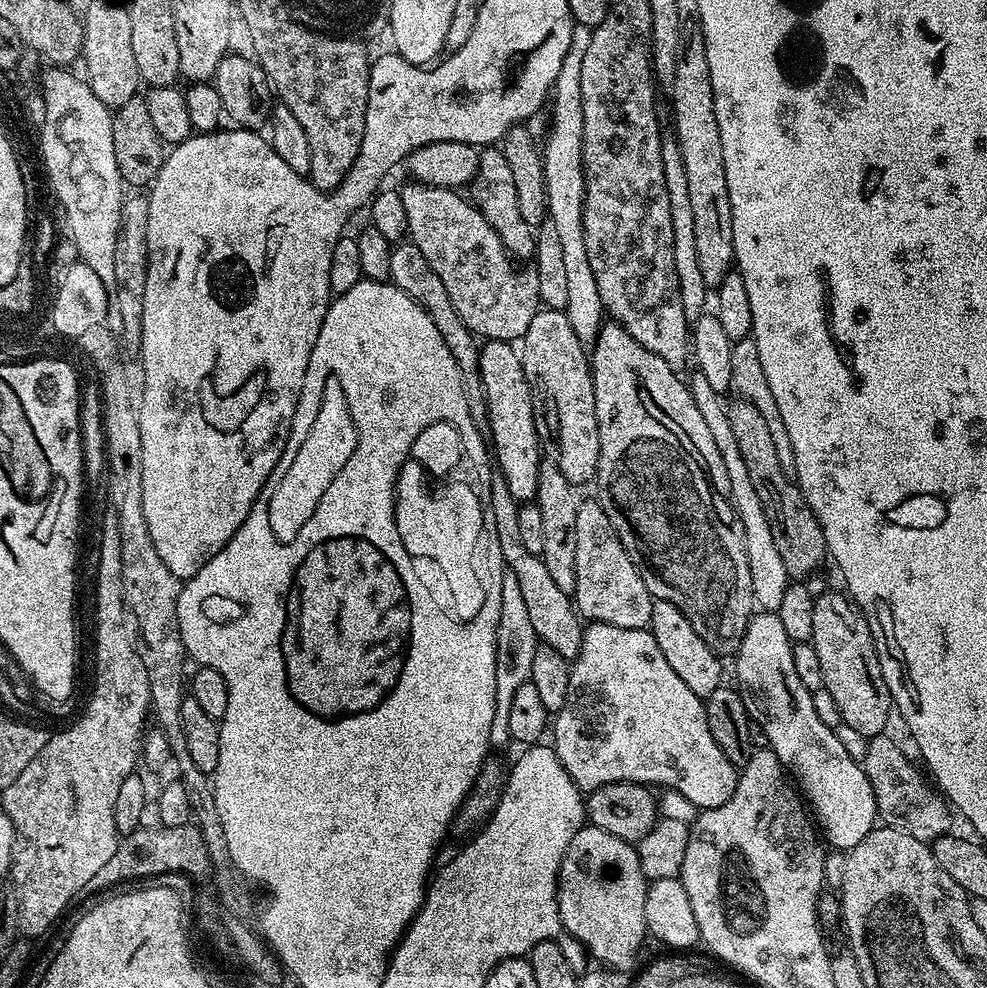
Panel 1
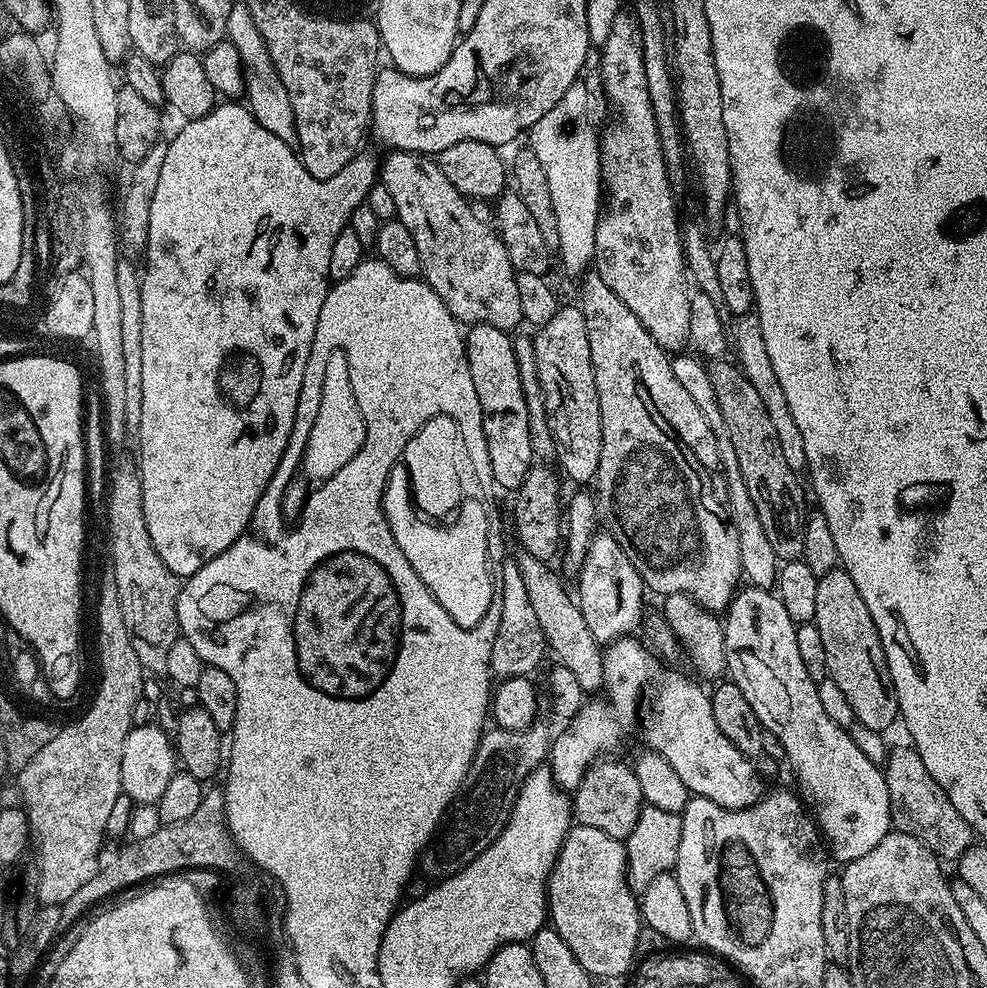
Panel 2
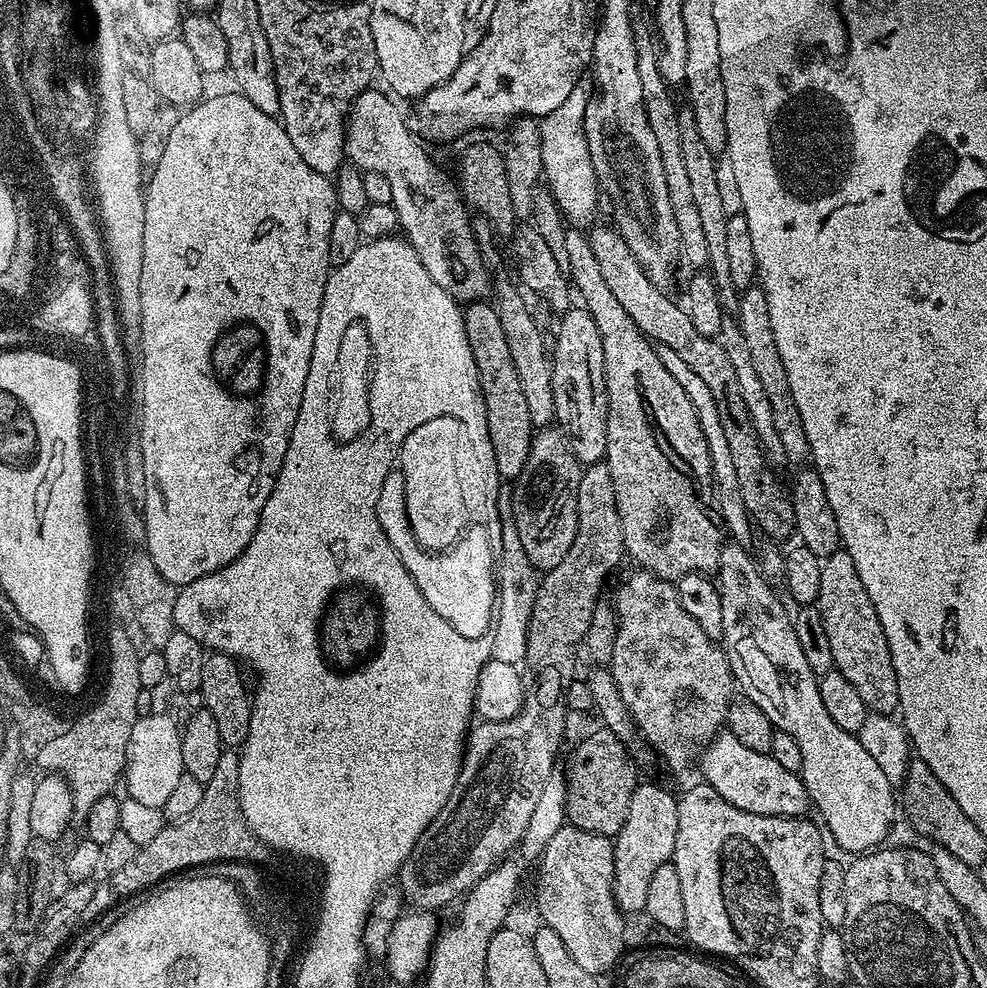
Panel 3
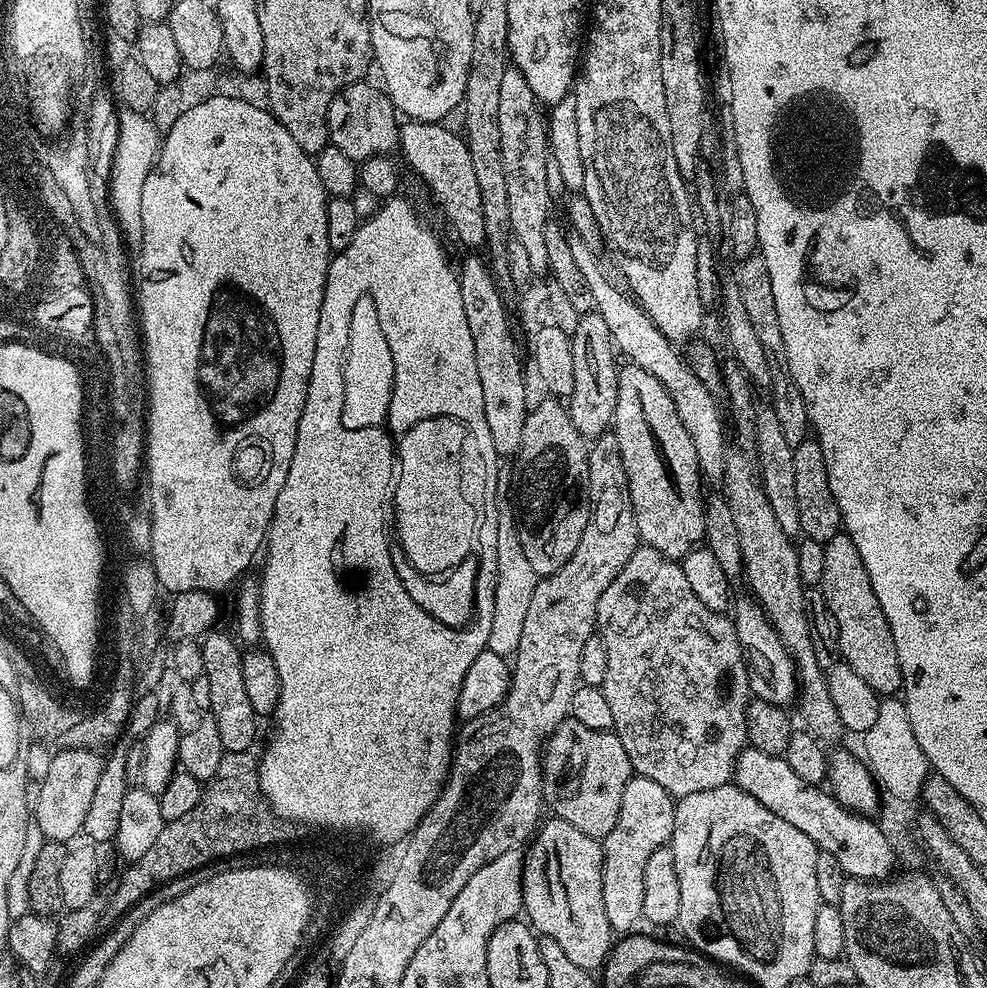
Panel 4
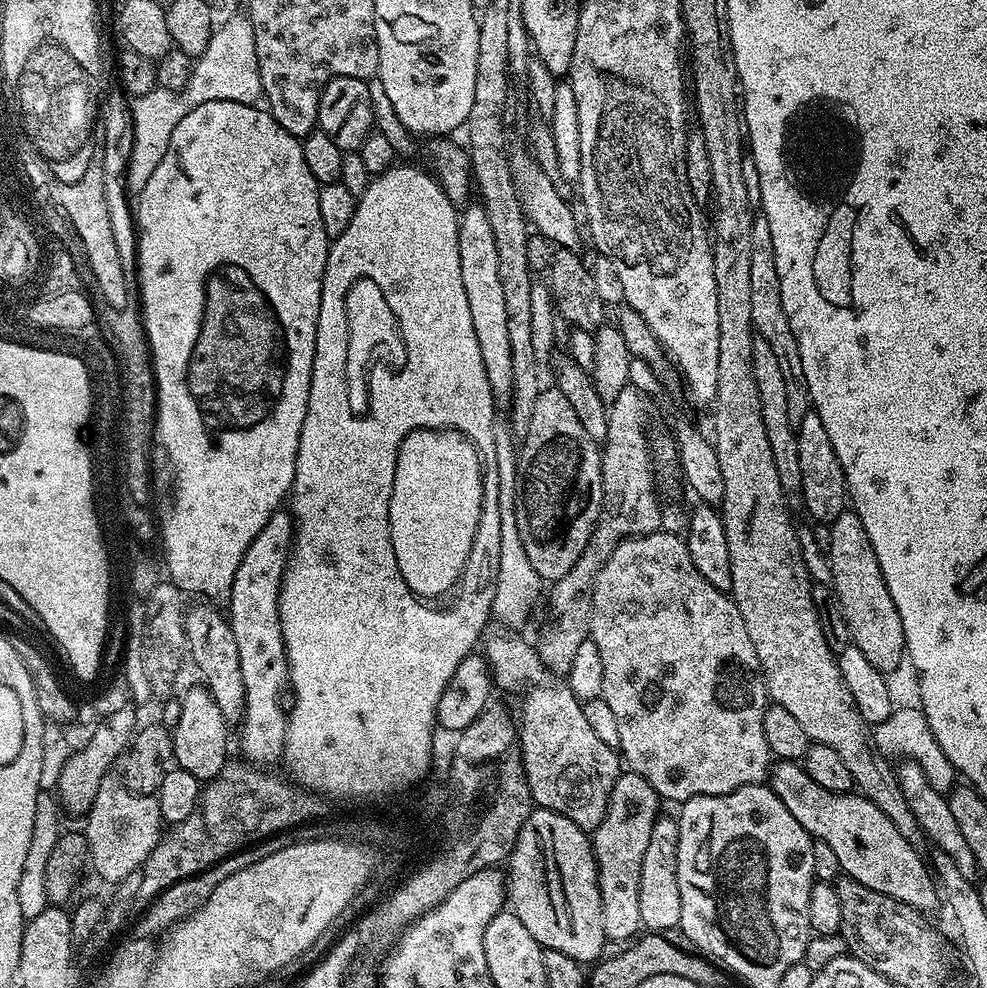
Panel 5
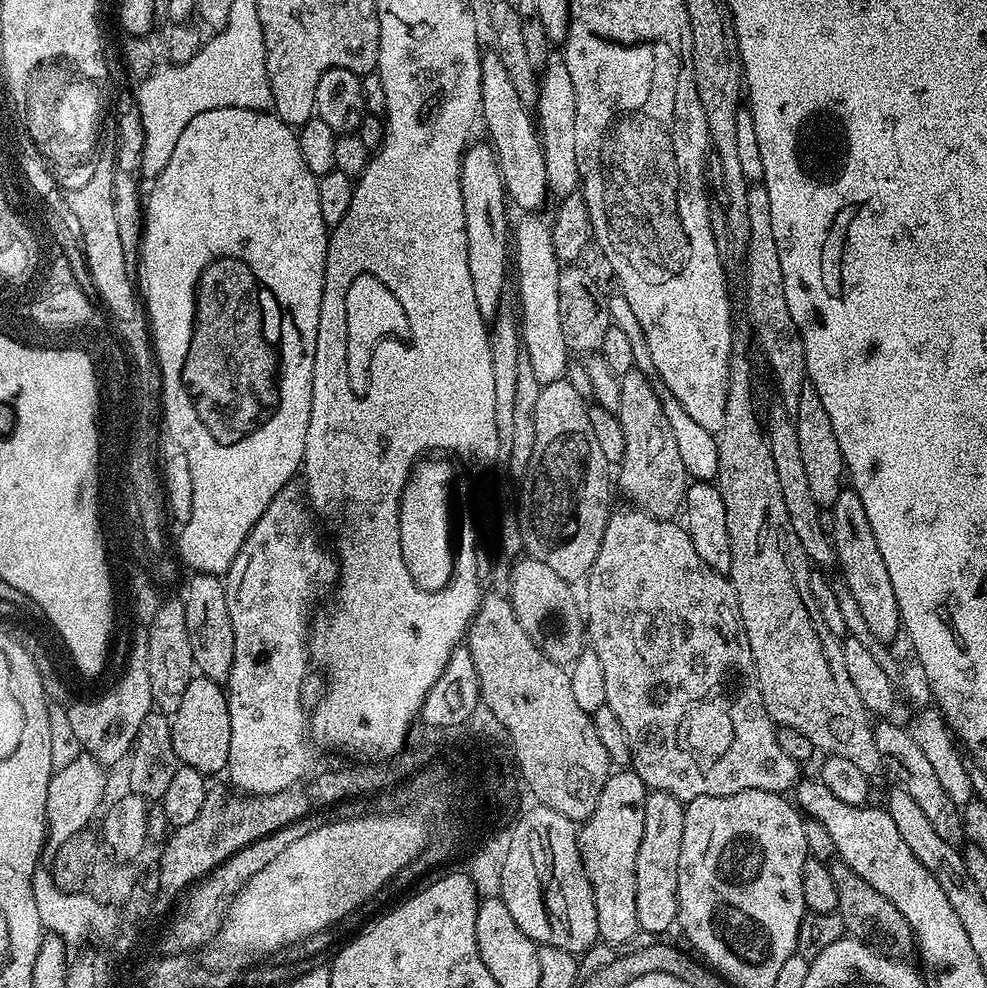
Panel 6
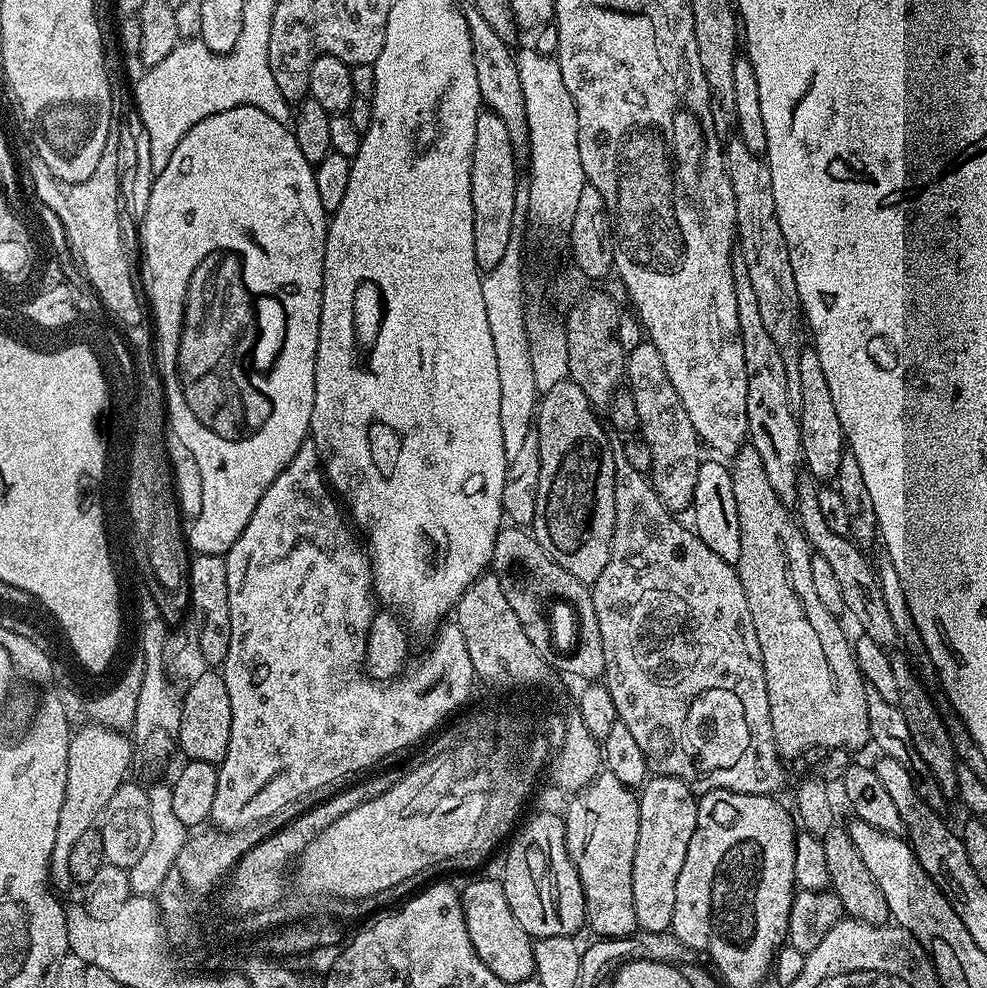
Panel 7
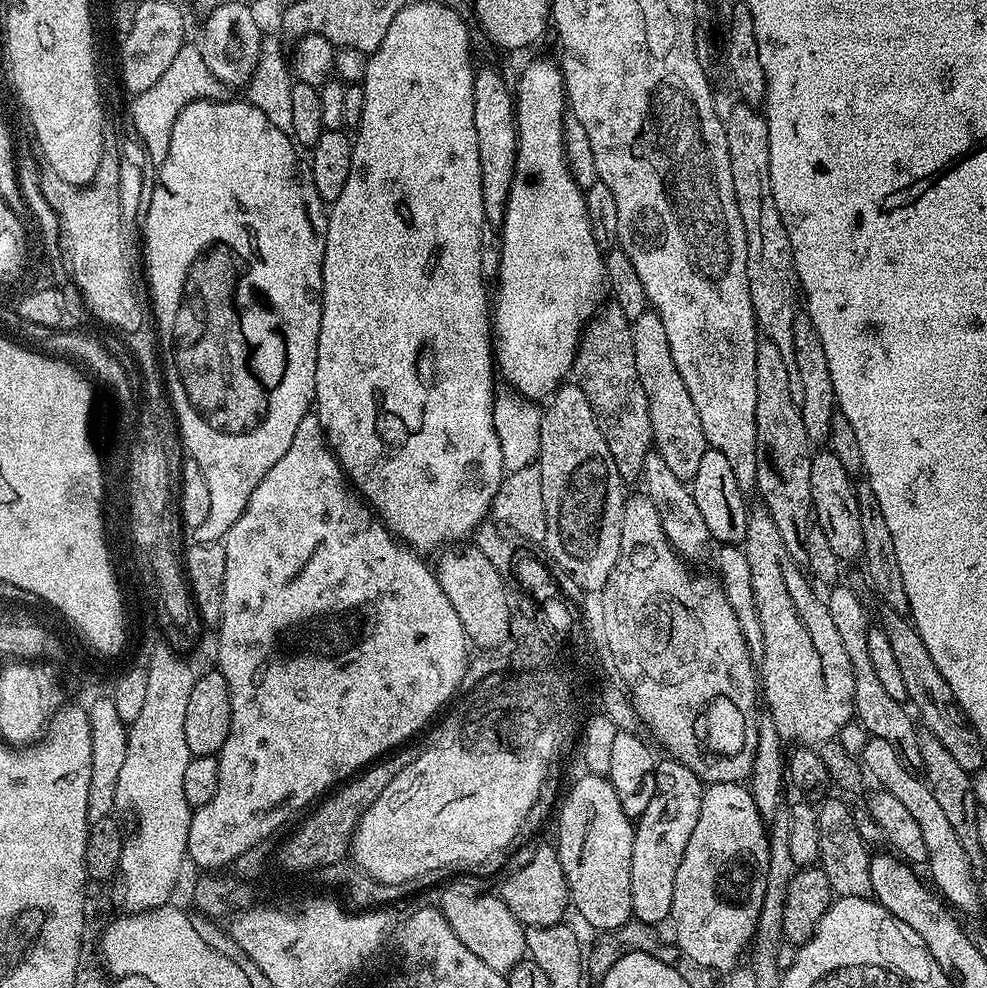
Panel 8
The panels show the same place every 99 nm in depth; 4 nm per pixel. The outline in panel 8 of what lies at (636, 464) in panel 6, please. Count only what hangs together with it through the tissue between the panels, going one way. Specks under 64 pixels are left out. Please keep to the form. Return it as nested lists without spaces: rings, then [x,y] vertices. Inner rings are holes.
[[[651,310],[644,312],[642,318],[633,323],[632,337],[638,382],[642,382],[642,390],[648,395],[655,451],[662,454],[666,466],[670,466],[670,474],[674,474],[677,481],[690,482],[694,474],[698,474],[698,462],[702,462],[702,454],[706,454],[708,439],[702,430],[702,421],[698,419],[698,410],[690,399],[690,390],[686,390],[678,366],[674,366],[674,354],[670,354],[670,342],[666,339],[662,318]]]

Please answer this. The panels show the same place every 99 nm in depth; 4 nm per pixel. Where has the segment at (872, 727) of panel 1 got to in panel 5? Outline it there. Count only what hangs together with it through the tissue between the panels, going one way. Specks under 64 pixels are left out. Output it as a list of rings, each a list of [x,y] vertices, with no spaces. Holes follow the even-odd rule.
[[[846,510],[838,514],[827,532],[826,555],[833,571],[830,588],[844,617],[844,624],[848,627],[851,643],[862,650],[866,658],[870,658],[879,672],[892,674],[899,666],[900,659],[903,661],[906,656],[902,618],[898,618],[898,606],[894,606],[894,598],[890,598],[890,590],[886,590],[874,546],[870,546],[870,538],[866,538],[866,528],[862,526],[862,520],[855,510]]]

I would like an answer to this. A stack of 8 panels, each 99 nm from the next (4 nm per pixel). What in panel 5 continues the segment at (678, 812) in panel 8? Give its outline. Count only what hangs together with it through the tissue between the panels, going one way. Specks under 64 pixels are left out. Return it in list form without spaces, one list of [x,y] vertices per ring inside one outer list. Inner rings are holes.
[[[661,814],[650,830],[650,842],[642,858],[642,878],[638,886],[642,925],[649,933],[667,934],[679,929],[682,918],[682,894],[678,890],[678,819]]]

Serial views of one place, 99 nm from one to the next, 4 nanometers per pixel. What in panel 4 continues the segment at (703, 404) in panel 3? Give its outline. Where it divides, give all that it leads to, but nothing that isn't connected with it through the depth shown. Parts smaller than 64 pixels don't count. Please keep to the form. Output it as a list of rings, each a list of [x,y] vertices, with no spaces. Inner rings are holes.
[[[574,231],[568,232],[568,241],[574,262],[578,265],[578,271],[581,272],[582,278],[586,278],[586,286],[590,286],[590,294],[594,294],[595,311],[599,312],[600,317],[606,321],[617,353],[625,361],[642,366],[642,370],[654,374],[658,382],[666,386],[666,394],[674,398],[674,410],[678,410],[678,416],[686,426],[686,434],[690,434],[694,442],[701,473],[709,481],[710,479],[716,482],[723,481],[728,453],[726,420],[725,417],[724,420],[720,417],[720,408],[716,405],[717,397],[710,390],[706,390],[702,382],[698,382],[698,374],[694,374],[681,349],[673,341],[668,340],[666,334],[662,334],[662,330],[658,330],[658,326],[646,314],[646,310],[641,308],[619,283],[612,284],[611,278],[604,273],[604,268],[600,265],[598,252],[590,250],[590,247],[586,246]]]

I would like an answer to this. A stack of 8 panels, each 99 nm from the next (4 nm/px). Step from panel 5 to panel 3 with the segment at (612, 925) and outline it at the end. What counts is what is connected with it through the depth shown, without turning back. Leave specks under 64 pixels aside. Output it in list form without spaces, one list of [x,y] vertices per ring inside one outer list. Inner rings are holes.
[[[637,783],[634,795],[630,798],[630,810],[622,830],[615,836],[614,850],[614,898],[620,911],[643,912],[646,906],[646,893],[654,873],[663,864],[669,863],[674,854],[674,842],[678,842],[679,799],[671,796],[658,784]]]

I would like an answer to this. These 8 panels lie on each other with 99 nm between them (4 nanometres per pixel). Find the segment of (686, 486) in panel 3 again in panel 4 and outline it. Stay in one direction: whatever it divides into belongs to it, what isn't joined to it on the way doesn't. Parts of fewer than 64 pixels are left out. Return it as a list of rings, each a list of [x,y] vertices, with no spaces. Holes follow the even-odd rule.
[[[628,362],[620,368],[618,406],[614,410],[611,431],[622,454],[622,466],[626,466],[630,502],[641,541],[647,547],[669,556],[671,560],[679,561],[705,539],[706,520],[700,518],[704,512],[698,512],[698,506],[694,506],[696,500],[690,500],[688,502],[690,506],[684,504],[666,450],[644,412],[640,422],[640,398],[638,398],[638,382],[642,382],[640,376],[642,376],[642,366]]]

